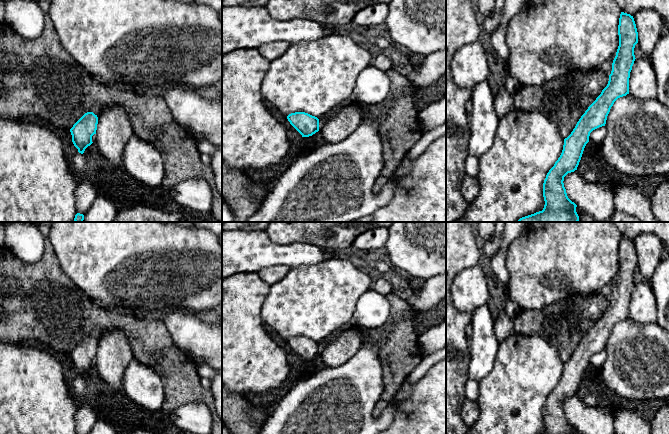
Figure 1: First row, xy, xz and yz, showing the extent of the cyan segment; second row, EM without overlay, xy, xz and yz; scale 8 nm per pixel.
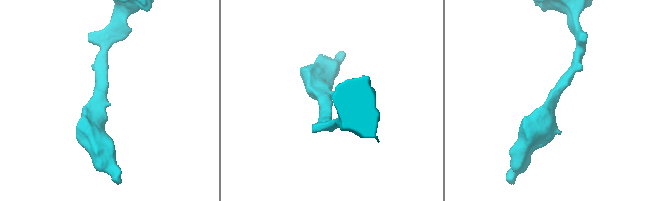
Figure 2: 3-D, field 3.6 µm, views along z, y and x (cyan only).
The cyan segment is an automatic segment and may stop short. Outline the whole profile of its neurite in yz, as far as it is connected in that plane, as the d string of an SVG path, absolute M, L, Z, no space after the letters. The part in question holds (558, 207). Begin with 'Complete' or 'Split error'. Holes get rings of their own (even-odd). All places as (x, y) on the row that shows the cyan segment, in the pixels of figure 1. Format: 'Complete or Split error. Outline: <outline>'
Complete. Outline: M621 12L618 25L619 46L616 56L612 63L612 71L609 75L607 86L602 90L601 94L588 107L585 113L577 122L571 134L564 139L563 150L555 162L554 166L549 170L543 183L543 197L545 205L542 211L520 218L517 222L578 222L579 216L576 212L577 205L572 202L566 193L564 187L564 177L571 172L577 170L581 160L584 148L589 142L590 133L602 126L605 126L607 116L614 102L623 96L629 94L629 78L632 66L635 61L634 48L638 43L638 32L633 16Z

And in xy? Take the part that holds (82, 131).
Complete. Outline: M87 112L70 129L72 142L79 153L83 154L85 149L93 143L92 136L96 134L97 124L97 115Z

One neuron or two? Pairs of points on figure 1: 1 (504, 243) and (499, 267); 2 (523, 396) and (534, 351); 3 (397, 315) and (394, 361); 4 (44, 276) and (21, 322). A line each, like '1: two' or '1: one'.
1: one
2: one
3: one
4: one

